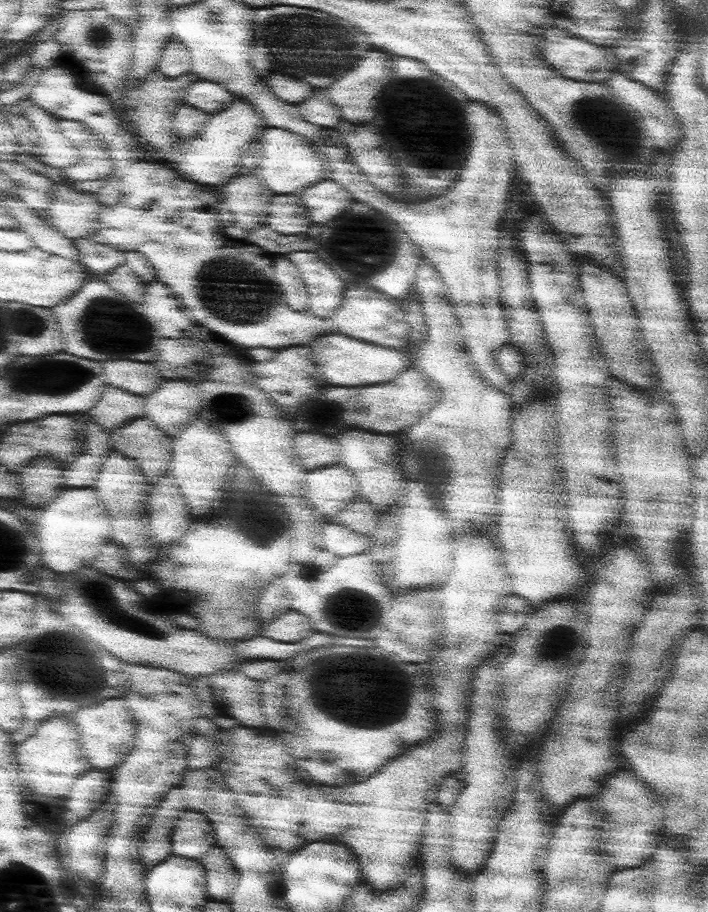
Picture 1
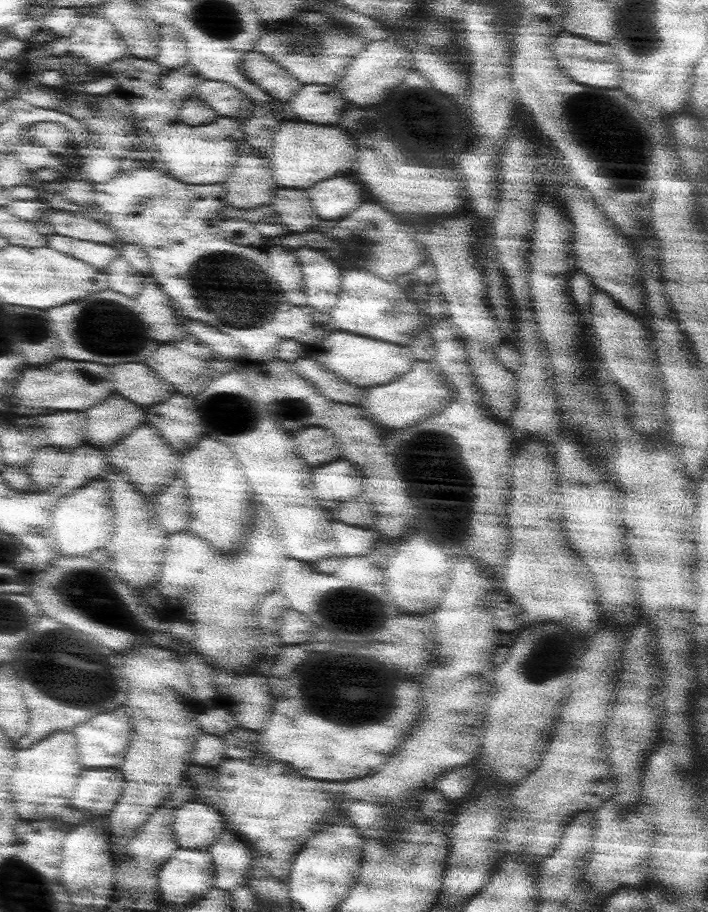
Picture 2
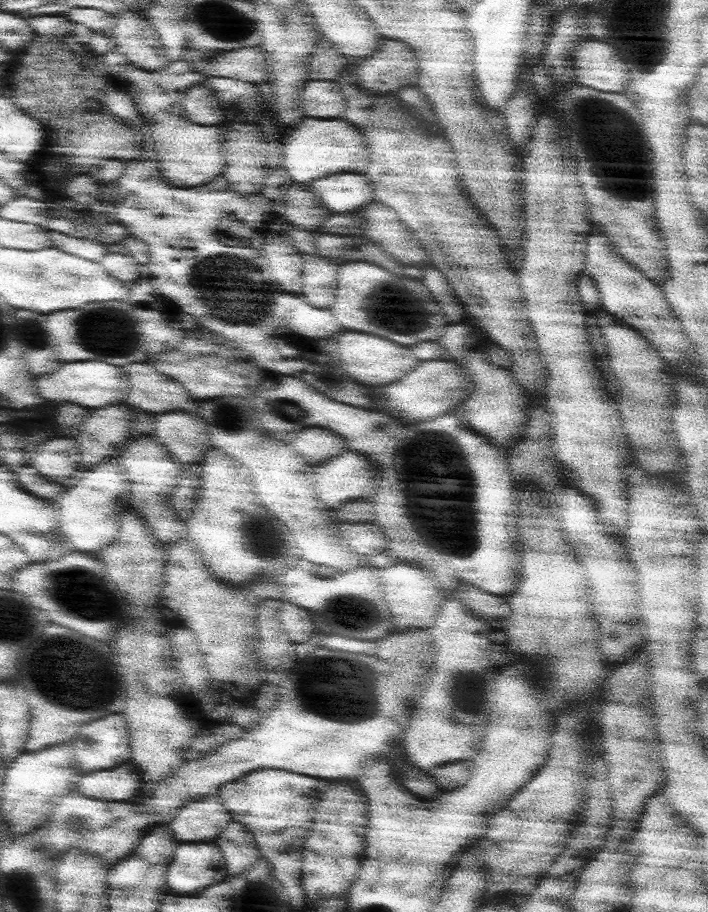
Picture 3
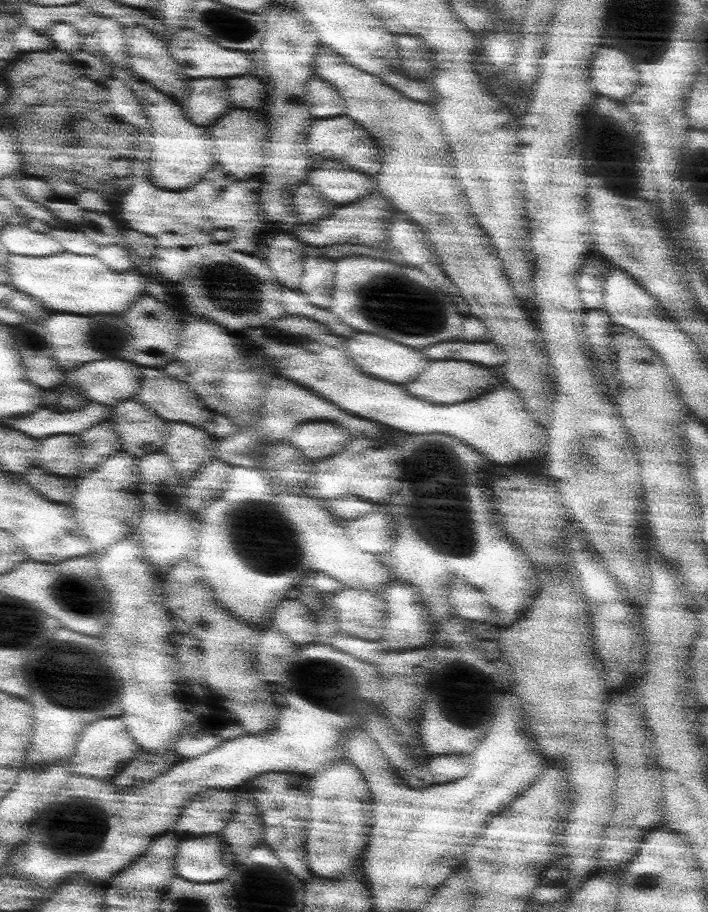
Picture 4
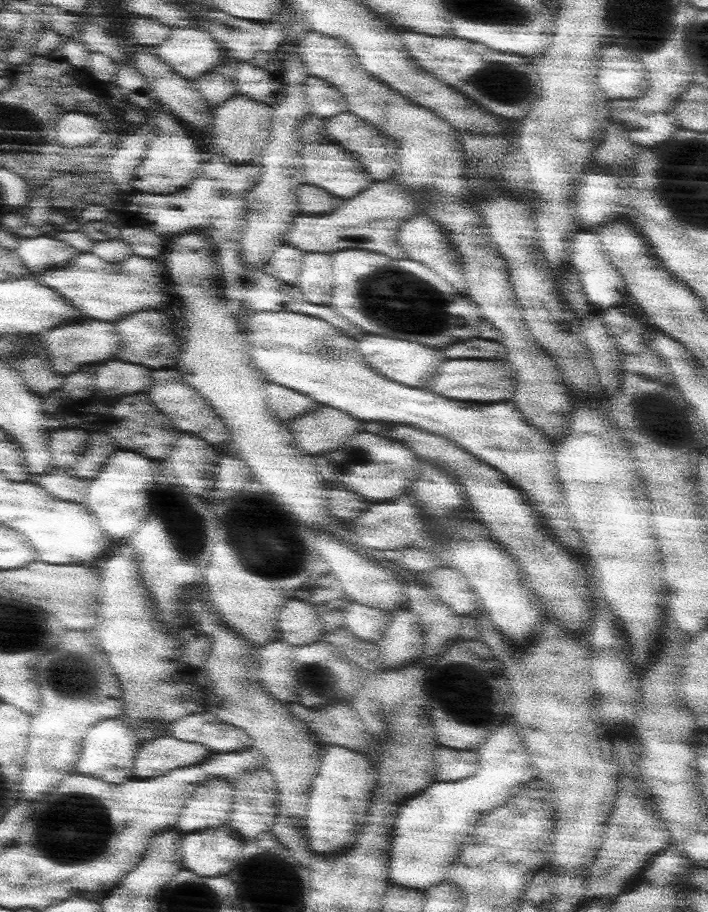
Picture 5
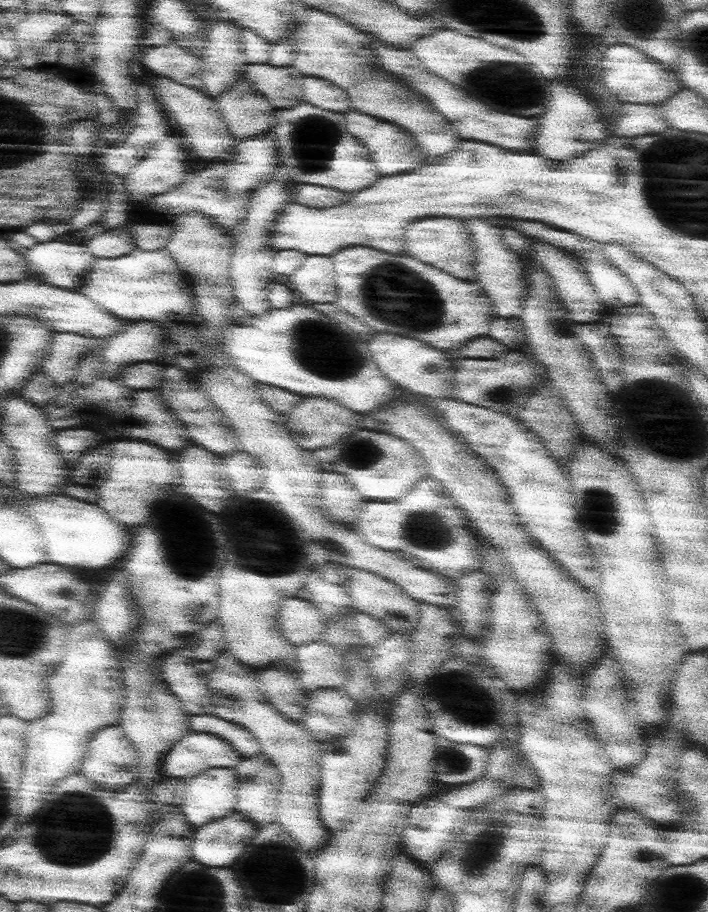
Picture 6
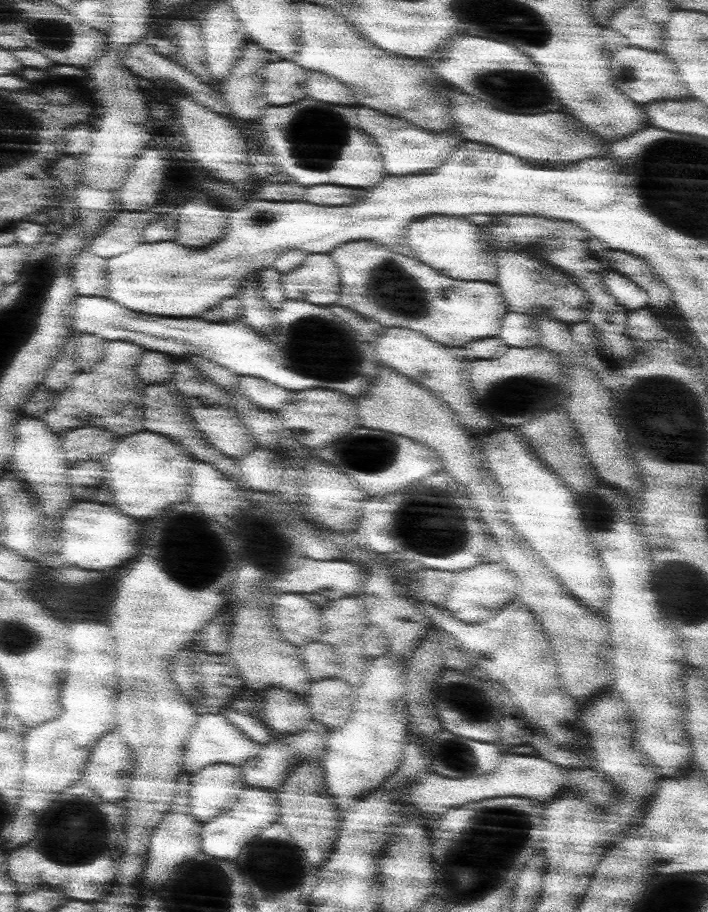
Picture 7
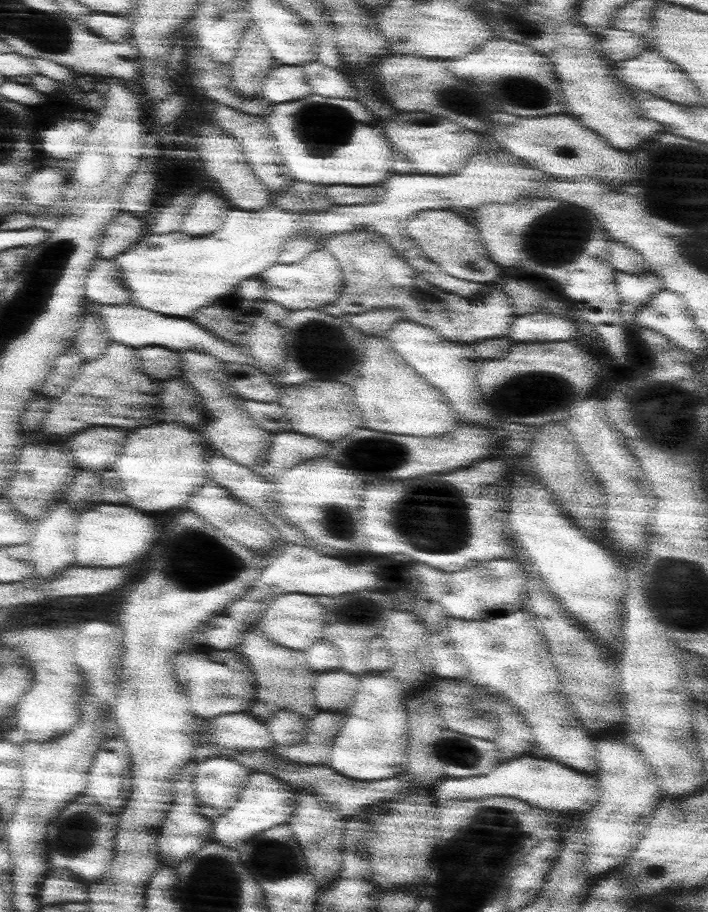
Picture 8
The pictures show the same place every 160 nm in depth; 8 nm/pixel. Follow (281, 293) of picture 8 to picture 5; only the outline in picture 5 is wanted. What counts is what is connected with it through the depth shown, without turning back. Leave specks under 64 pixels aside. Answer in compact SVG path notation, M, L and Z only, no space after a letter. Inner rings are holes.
M307 252L302 259L296 286L304 295L306 302L330 305L334 284L334 268L330 254Z

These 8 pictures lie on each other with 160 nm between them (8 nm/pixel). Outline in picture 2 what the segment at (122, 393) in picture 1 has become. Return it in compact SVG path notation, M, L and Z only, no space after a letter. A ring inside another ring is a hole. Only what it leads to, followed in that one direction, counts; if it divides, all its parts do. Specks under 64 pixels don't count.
M118 393L85 412L86 442L98 449L106 450L118 445L136 427L146 424L146 410Z

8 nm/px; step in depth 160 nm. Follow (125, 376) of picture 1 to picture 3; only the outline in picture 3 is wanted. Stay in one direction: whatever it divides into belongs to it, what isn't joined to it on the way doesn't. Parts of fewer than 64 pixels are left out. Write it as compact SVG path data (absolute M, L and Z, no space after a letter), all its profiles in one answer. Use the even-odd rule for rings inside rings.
M151 362L130 363L123 369L129 377L126 404L151 414L183 411L198 415L201 406L175 379L155 370Z

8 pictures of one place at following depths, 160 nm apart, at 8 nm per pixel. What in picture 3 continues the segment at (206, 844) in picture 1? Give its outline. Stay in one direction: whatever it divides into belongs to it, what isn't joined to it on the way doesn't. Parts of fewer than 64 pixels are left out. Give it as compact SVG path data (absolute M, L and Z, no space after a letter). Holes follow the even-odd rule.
M211 795L188 803L168 825L178 840L210 840L216 838L232 820L220 795Z

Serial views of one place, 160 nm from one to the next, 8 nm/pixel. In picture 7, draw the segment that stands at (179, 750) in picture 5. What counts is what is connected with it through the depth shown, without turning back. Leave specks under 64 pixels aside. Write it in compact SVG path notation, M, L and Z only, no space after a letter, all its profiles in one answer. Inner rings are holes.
M202 714L198 720L198 726L196 726L196 730L192 731L188 746L184 750L183 768L186 772L194 774L199 773L205 766L218 763L241 765L243 762L257 757L263 748L263 745L251 740L248 735L230 723L223 714Z

